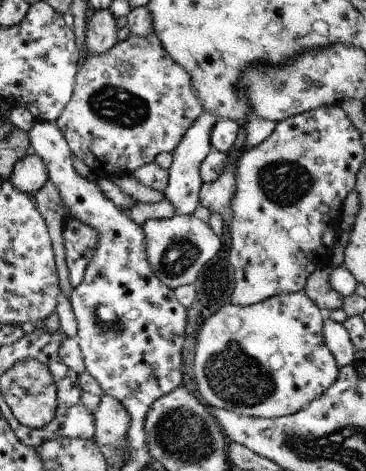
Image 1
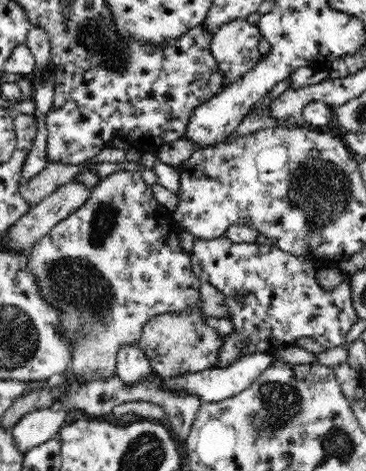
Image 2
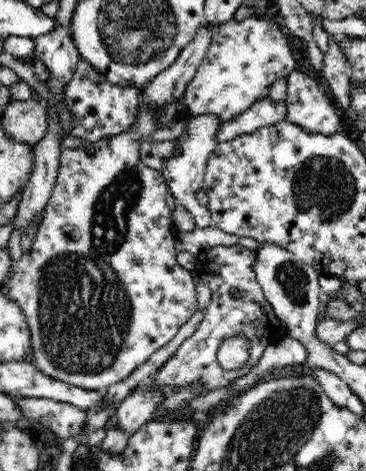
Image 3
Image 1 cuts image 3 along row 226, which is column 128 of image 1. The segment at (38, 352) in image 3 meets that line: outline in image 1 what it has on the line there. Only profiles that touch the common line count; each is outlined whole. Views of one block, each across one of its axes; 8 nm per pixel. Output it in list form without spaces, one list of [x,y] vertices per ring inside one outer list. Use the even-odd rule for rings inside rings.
[[[151,32],[145,38],[129,34],[103,54],[87,54],[75,78],[75,94],[55,124],[63,132],[71,154],[93,172],[95,180],[105,180],[113,174],[133,174],[139,166],[153,164],[157,156],[171,154],[201,114],[203,104],[195,96],[191,74],[167,54],[159,36]]]

